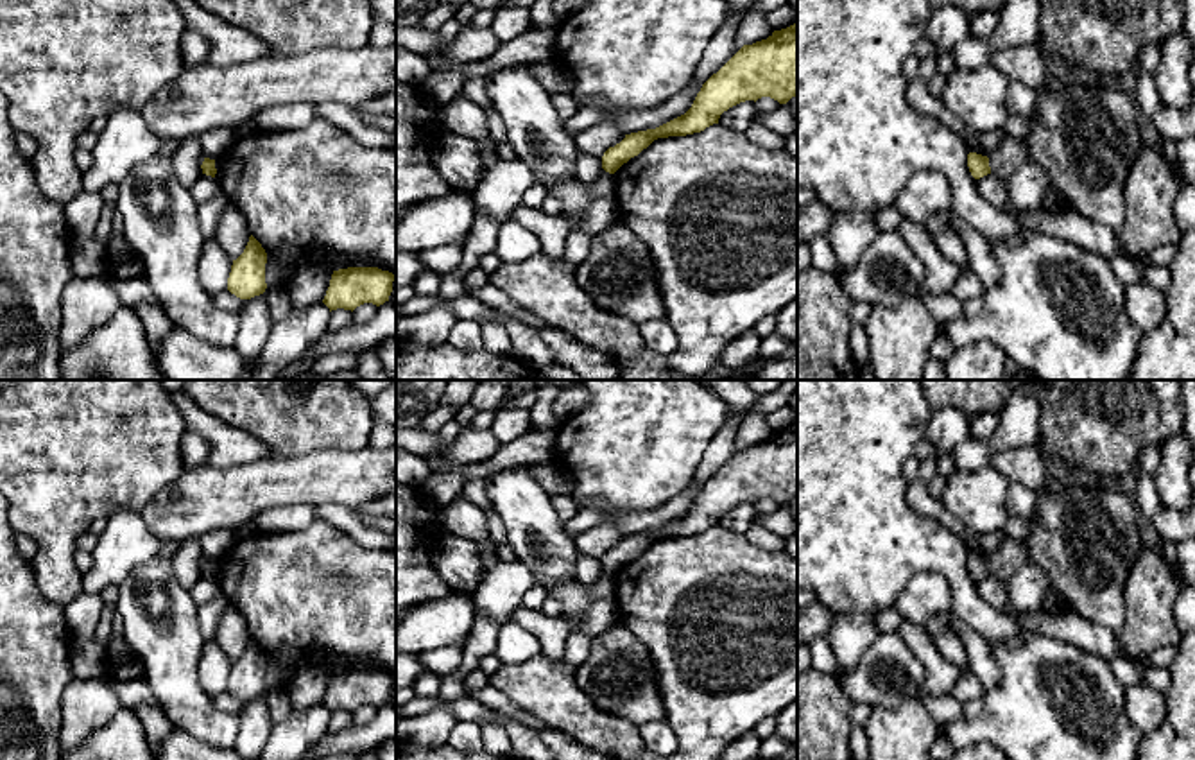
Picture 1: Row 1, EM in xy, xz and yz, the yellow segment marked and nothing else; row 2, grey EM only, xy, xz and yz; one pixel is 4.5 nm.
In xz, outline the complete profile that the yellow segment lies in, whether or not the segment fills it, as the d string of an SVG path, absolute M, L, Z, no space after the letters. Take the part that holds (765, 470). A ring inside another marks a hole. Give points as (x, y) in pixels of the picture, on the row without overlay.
M797 423L787 430L774 432L767 441L744 446L717 475L713 475L697 495L692 509L656 529L625 536L602 557L602 574L591 586L579 581L555 584L548 595L563 604L568 620L579 620L588 608L600 599L615 597L615 574L638 557L658 540L686 538L718 525L729 509L770 498L787 505L797 497Z

